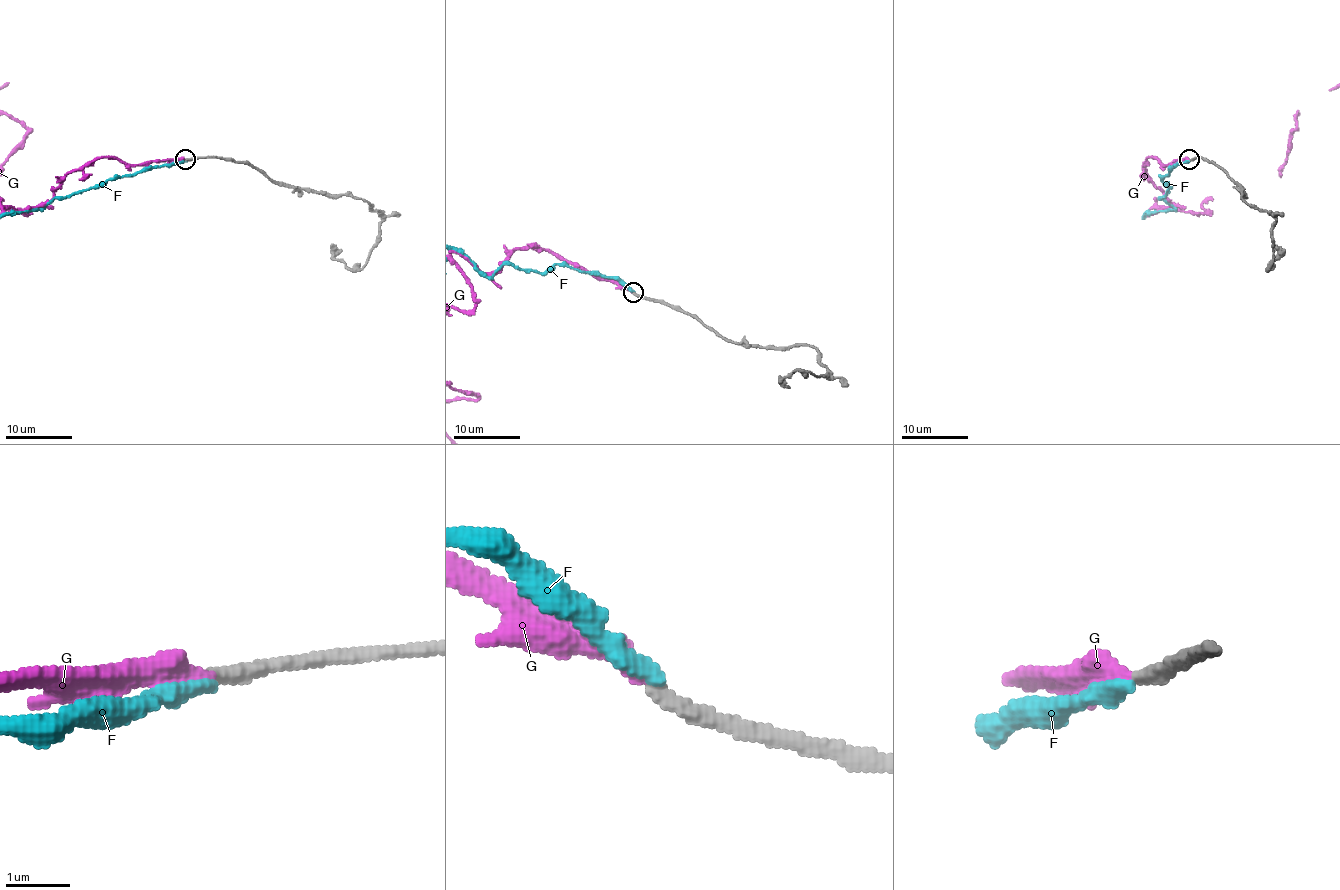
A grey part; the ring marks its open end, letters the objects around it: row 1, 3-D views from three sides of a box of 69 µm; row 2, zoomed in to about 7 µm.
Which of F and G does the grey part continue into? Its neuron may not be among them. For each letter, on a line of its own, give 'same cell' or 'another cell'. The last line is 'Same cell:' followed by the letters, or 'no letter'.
F: another cell
G: same cell
Same cell: G

